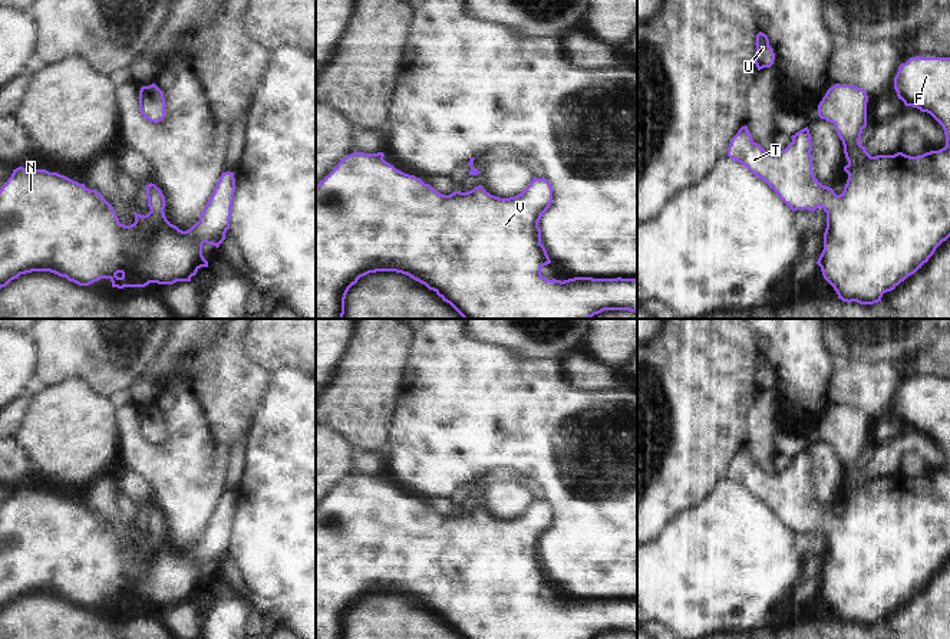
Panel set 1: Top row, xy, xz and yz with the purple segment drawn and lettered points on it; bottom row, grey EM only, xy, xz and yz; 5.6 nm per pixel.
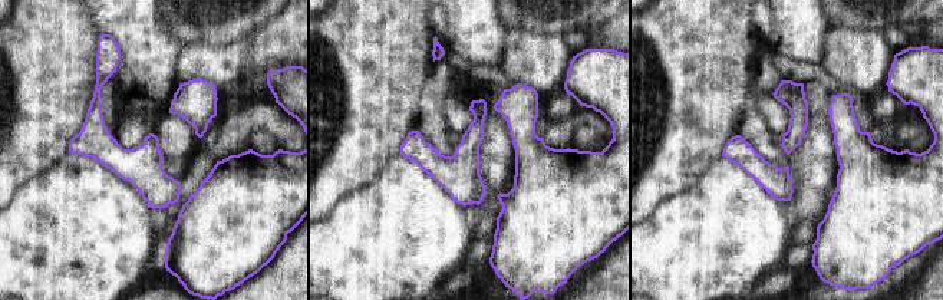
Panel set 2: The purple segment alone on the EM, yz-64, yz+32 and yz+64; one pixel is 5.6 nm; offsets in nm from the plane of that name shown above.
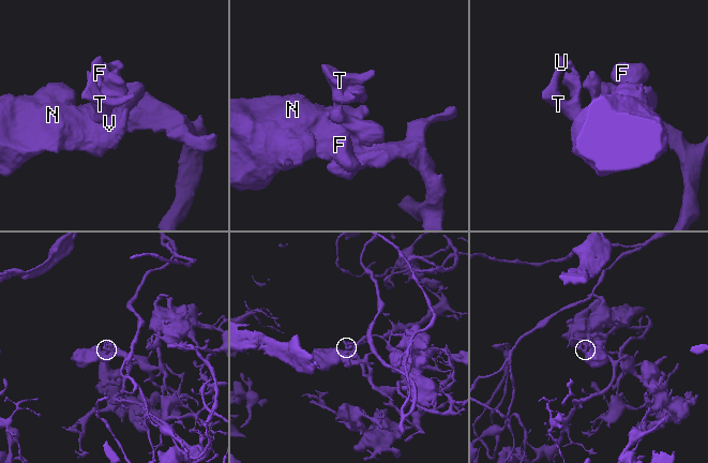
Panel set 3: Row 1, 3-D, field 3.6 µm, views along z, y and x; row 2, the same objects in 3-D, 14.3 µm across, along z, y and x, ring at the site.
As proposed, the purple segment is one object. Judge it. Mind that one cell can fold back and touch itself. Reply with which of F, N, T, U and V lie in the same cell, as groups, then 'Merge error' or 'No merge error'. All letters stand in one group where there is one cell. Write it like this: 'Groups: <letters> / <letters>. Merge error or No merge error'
Groups: F N T U V. No merge error.

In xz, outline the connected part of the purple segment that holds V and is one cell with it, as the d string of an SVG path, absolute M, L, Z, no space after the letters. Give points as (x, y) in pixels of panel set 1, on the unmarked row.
M353 474L316 507L316 639L343 639L349 610L369 594L396 593L433 612L462 639L593 639L604 632L637 635L636 600L574 599L547 602L541 590L551 584L541 566L538 544L552 524L552 508L532 500L518 517L499 520L482 507L443 517L415 497L383 481L385 475Z

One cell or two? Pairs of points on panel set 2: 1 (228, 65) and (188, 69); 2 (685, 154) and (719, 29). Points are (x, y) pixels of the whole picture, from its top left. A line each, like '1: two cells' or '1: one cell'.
1: one cell
2: one cell

